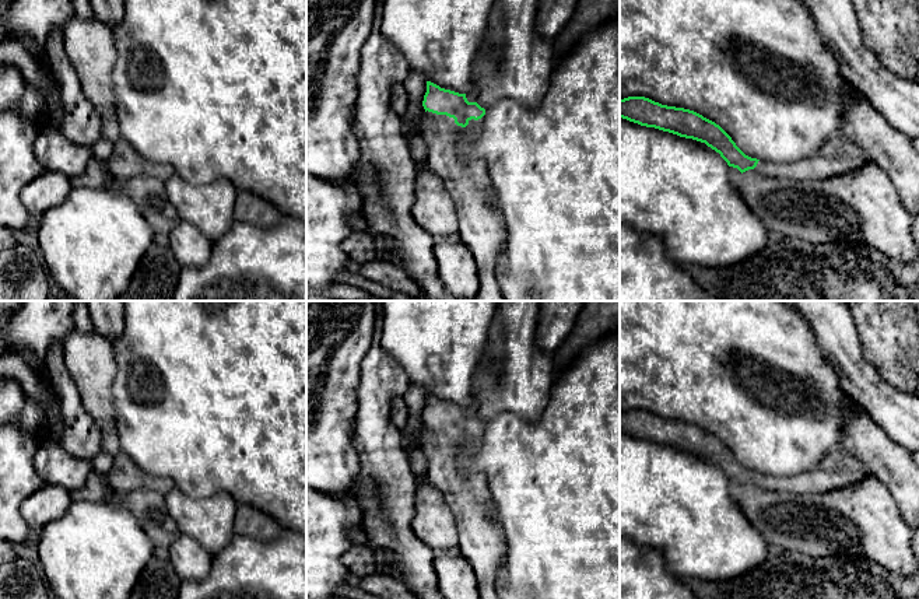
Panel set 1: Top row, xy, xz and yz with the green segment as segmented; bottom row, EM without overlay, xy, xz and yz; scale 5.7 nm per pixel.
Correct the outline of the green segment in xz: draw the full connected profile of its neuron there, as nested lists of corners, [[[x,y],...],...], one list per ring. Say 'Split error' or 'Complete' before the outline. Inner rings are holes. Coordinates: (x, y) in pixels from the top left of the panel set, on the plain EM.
Split error. [[[427,395],[422,420],[425,428],[420,446],[427,456],[428,483],[434,484],[443,494],[445,501],[455,514],[459,550],[474,570],[480,599],[499,599],[495,582],[498,570],[506,556],[505,533],[494,518],[484,473],[466,472],[456,462],[462,445],[481,435],[485,423],[477,416],[469,416],[466,407],[441,402],[431,395]]]

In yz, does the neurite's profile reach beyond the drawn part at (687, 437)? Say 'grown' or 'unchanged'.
grown

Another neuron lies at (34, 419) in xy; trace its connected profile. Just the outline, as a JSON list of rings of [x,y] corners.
[[[27,395],[25,404],[17,418],[17,427],[39,441],[50,438],[48,407]]]

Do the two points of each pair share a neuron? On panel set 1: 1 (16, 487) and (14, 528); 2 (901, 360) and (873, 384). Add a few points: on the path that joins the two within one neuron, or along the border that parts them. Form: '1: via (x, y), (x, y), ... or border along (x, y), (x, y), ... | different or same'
1: via (14, 497), (14, 518) | same
2: border along (862, 349), (866, 360), (887, 381), (904, 392) | different

